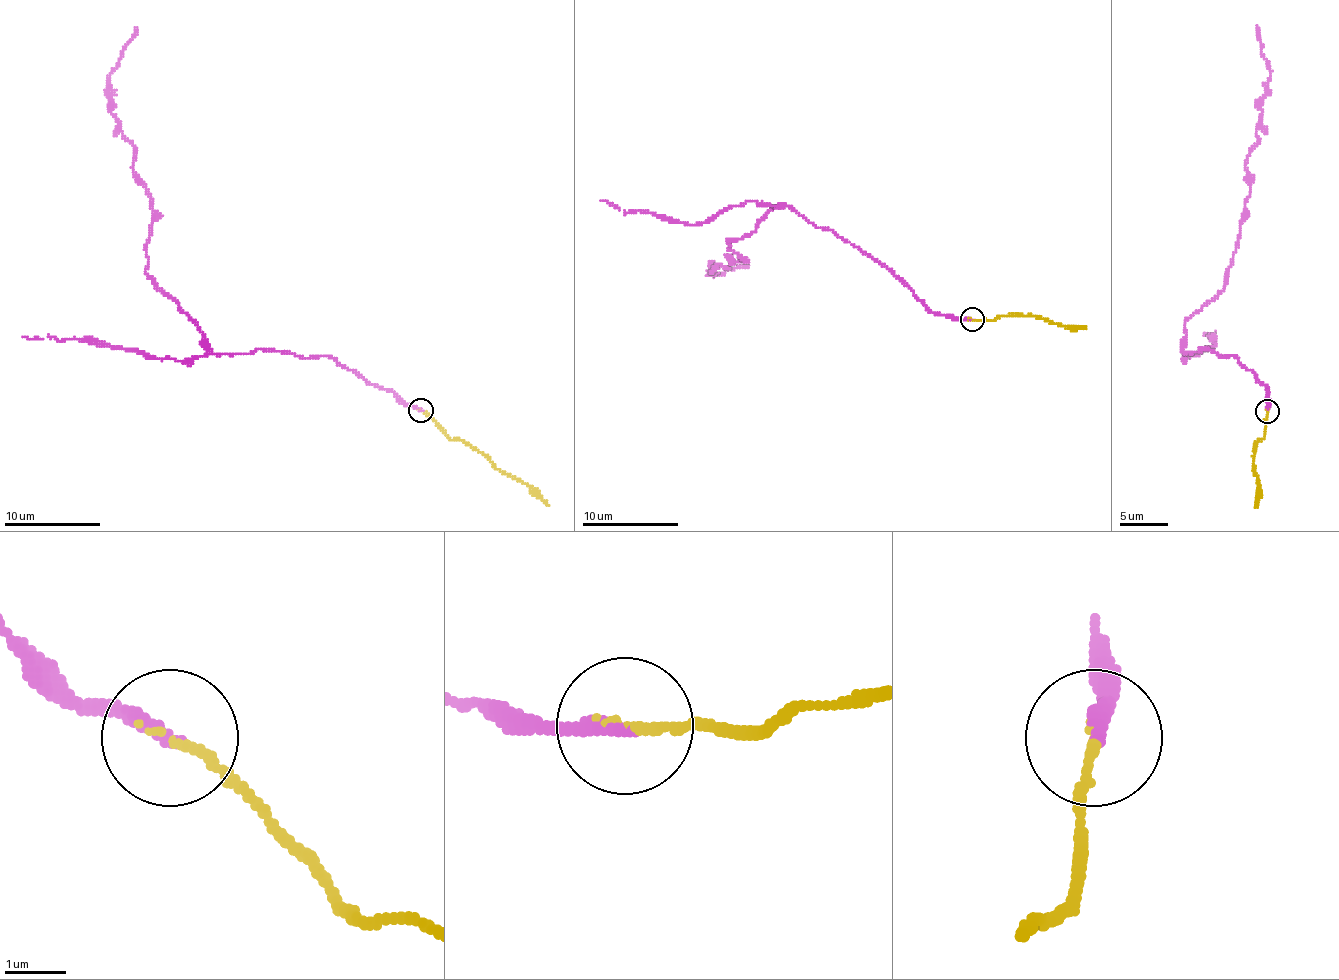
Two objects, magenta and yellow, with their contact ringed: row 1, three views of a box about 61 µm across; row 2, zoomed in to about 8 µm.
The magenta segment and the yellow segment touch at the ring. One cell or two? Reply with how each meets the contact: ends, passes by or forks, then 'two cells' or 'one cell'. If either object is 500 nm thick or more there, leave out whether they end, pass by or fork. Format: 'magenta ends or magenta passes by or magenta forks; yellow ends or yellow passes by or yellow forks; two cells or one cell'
magenta ends; yellow ends; one cell

